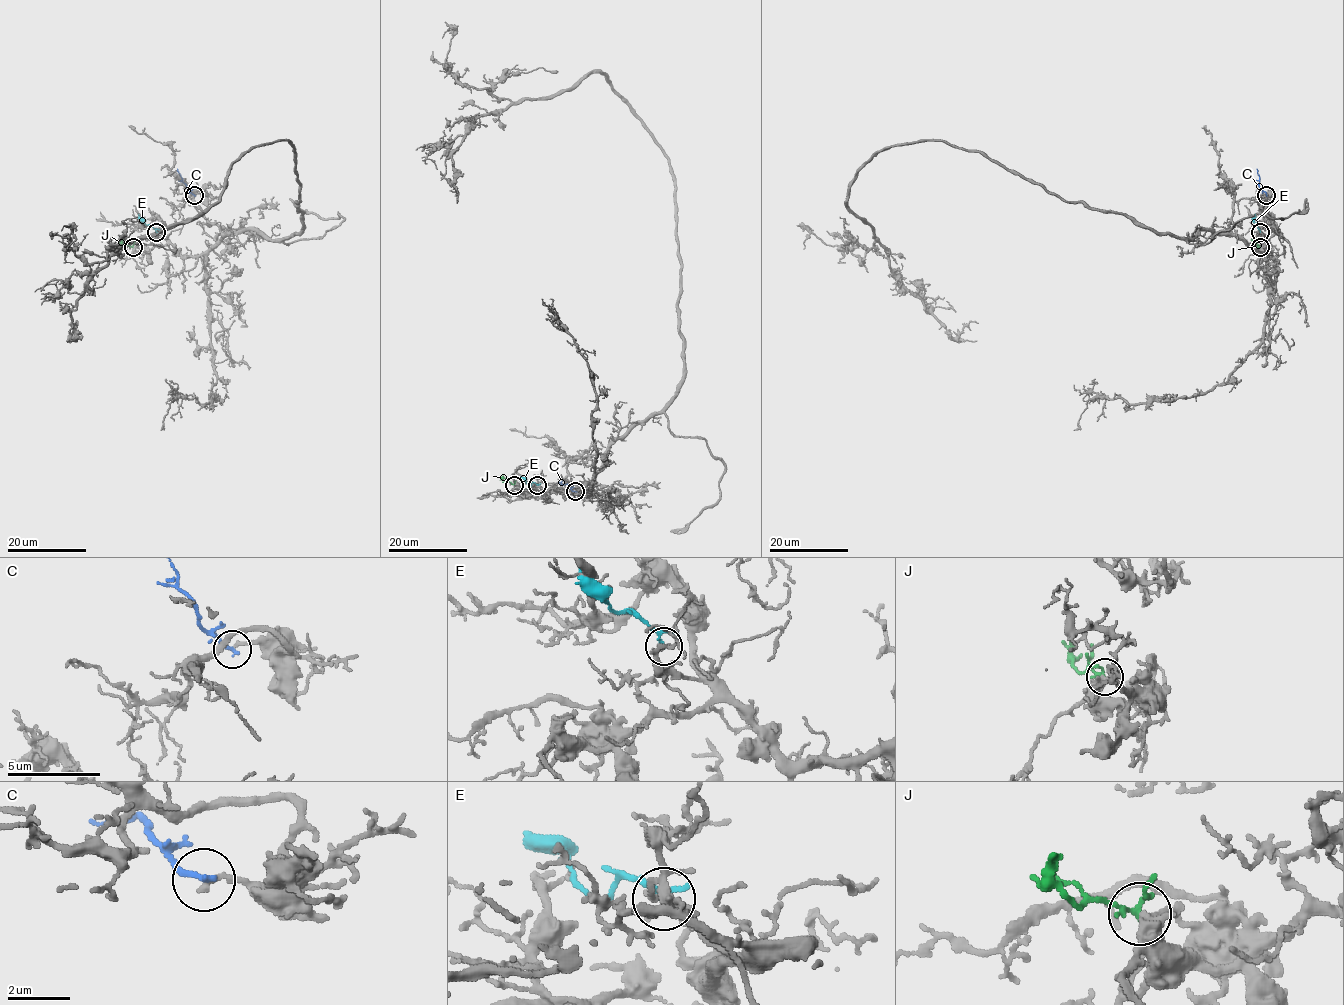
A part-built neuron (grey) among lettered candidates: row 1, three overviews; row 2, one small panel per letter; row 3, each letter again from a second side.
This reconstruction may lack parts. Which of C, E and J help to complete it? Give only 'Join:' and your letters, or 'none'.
Join: none

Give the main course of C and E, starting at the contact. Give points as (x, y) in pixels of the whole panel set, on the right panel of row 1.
C: (1267, 195), (1259, 186), (1257, 168)
E: (1260, 231), (1255, 214)

